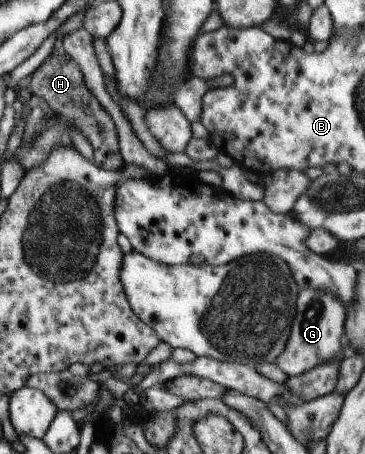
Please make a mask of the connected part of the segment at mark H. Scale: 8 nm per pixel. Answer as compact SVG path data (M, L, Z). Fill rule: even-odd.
M64 50L51 52L41 65L42 67L38 67L30 79L32 95L44 99L52 110L62 117L66 117L73 127L83 133L94 151L94 165L106 168L108 171L124 166L125 161L119 152L114 122L110 115L104 111L100 102L89 92L80 67L64 53Z

